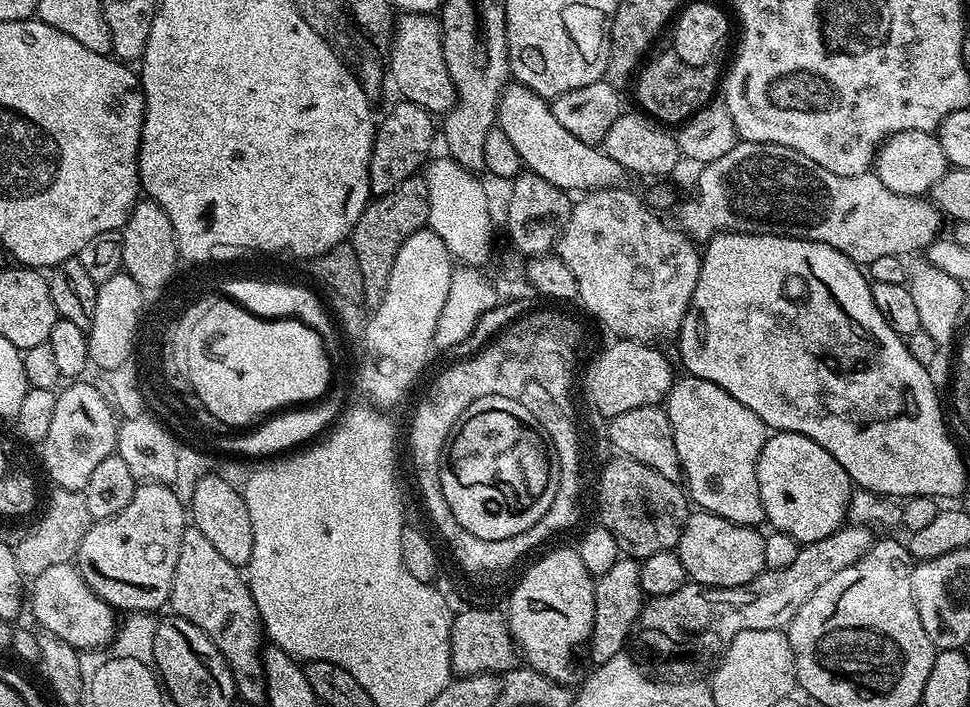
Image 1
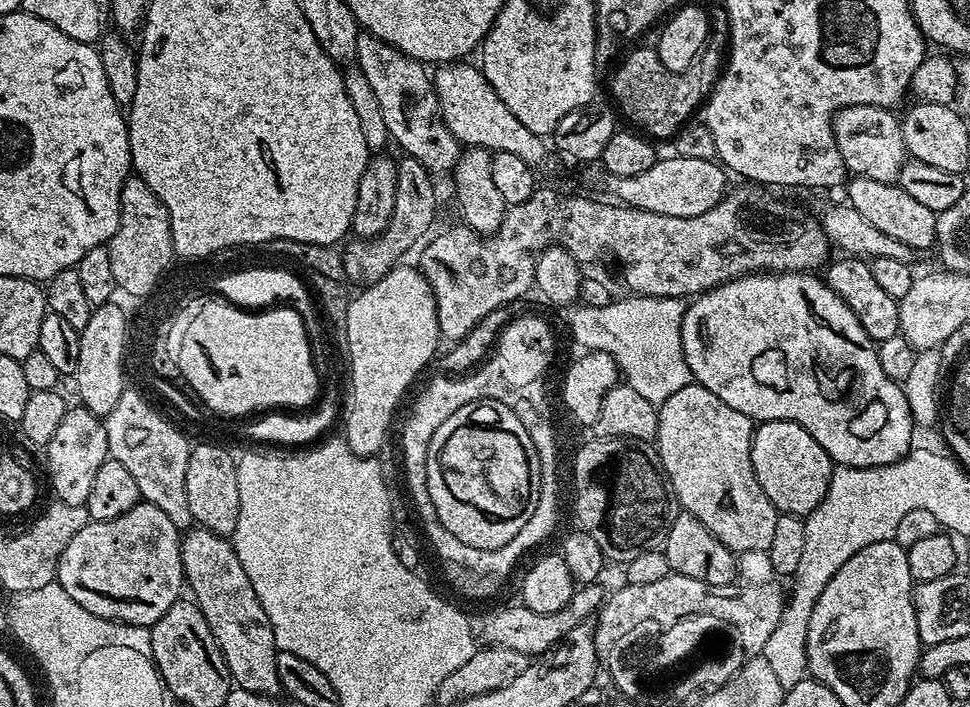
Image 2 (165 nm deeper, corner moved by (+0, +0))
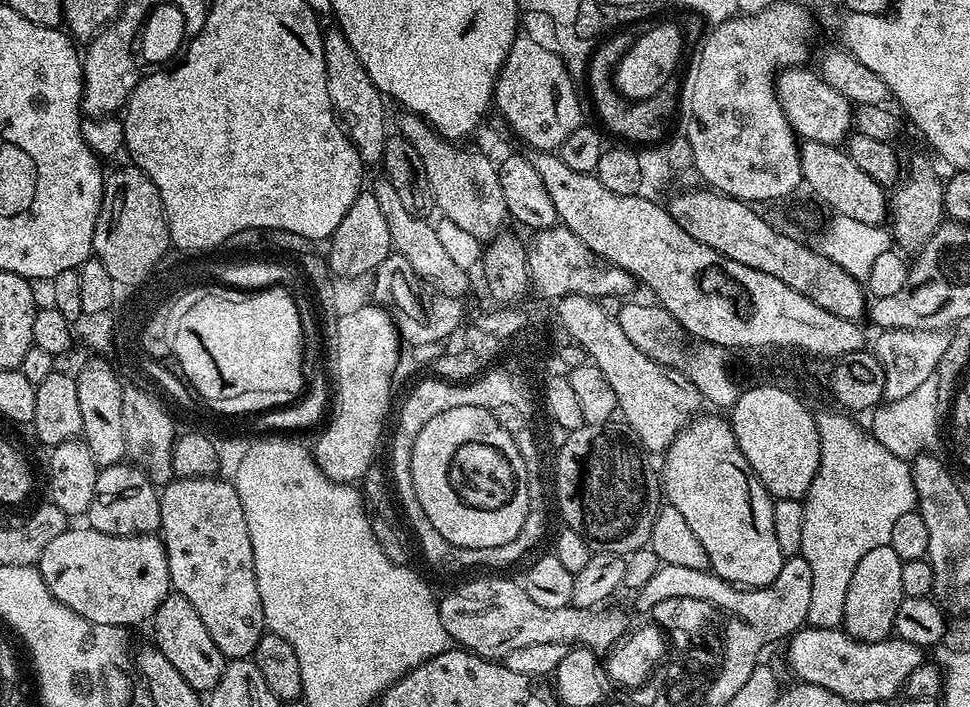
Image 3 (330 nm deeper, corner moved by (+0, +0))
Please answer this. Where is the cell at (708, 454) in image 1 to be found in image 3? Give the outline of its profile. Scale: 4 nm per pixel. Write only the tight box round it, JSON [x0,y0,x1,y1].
[663,414,786,589]

